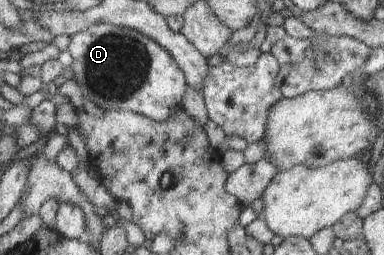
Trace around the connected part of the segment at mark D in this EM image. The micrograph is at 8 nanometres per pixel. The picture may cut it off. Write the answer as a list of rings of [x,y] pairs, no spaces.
[[[102,23],[88,26],[81,32],[71,34],[70,38],[71,42],[67,50],[72,56],[73,78],[80,86],[83,97],[98,104],[104,112],[131,111],[161,122],[178,108],[184,110],[181,103],[188,86],[184,72],[170,52],[158,45],[158,42],[151,37],[135,29]]]

